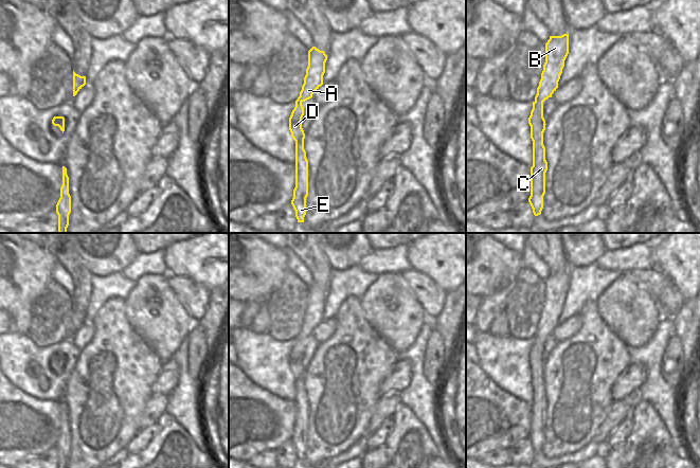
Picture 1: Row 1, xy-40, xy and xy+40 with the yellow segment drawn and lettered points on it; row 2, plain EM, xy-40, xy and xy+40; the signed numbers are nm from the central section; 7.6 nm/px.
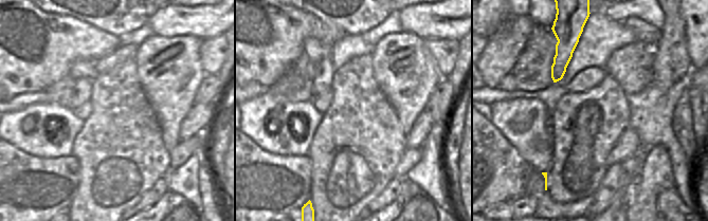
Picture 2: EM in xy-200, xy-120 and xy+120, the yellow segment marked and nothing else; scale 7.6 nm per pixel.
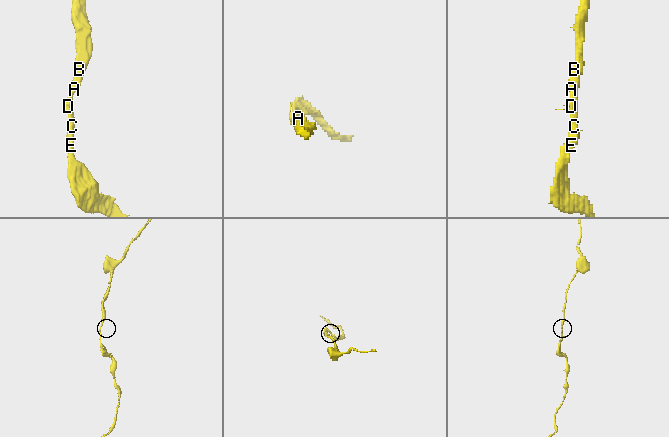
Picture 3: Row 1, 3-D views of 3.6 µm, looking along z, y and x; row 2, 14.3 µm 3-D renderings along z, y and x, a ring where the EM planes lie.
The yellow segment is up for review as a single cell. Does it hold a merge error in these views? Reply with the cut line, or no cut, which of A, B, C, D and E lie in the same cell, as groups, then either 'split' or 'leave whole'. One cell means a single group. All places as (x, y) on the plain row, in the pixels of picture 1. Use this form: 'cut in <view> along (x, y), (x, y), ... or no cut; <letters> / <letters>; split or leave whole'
no cut; A B C D E; leave whole

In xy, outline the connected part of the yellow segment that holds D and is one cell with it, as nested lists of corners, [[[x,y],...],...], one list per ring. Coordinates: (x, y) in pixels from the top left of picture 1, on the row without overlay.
[[[316,284],[308,288],[308,304],[304,321],[289,355],[289,367],[295,378],[295,425],[291,442],[295,448],[298,460],[304,460],[308,433],[308,397],[304,386],[305,371],[302,365],[304,344],[302,340],[311,336],[312,331],[323,322],[326,298],[327,292],[324,288],[320,288]]]

